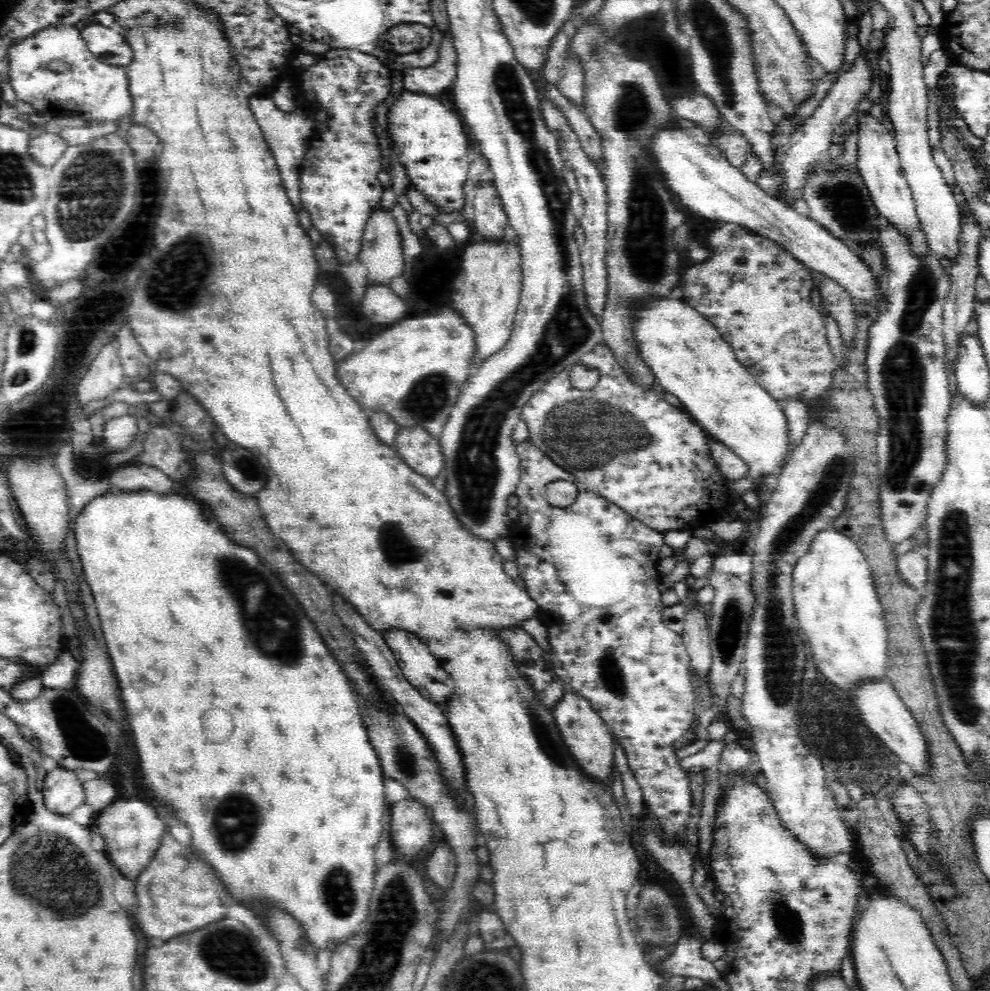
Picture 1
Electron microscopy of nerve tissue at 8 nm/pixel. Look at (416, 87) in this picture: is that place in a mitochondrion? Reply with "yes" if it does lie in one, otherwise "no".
no

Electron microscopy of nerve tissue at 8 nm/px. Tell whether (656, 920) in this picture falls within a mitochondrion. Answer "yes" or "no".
yes

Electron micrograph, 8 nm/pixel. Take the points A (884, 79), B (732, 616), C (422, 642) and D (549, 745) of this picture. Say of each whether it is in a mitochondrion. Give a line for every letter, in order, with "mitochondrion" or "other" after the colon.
A: other
B: mitochondrion
C: other
D: mitochondrion

